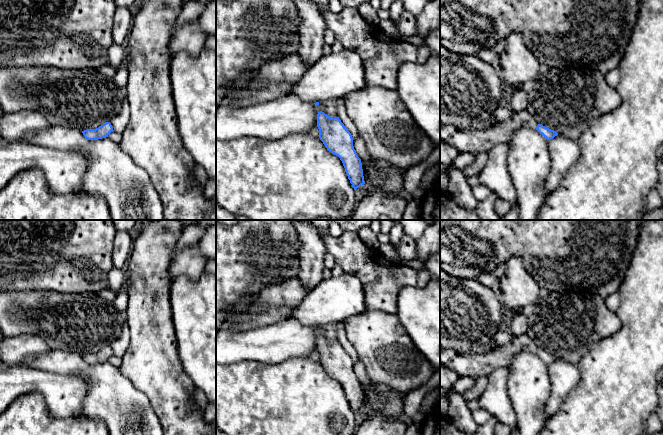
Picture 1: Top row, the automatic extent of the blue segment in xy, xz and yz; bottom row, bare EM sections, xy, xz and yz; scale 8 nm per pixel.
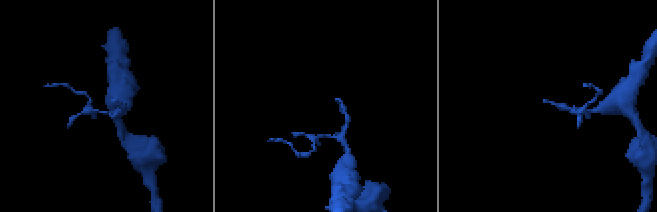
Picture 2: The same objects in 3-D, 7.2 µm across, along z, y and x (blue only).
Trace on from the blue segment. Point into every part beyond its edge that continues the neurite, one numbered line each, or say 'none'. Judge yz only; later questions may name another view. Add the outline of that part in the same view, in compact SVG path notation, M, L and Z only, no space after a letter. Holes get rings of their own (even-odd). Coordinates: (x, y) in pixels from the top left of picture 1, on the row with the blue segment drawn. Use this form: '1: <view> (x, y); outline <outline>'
1: yz (473, 141); outline M523 110L514 112L511 118L496 123L486 130L457 131L446 140L446 143L455 147L460 154L489 152L497 145L509 143L518 129L536 129L538 124L527 110Z

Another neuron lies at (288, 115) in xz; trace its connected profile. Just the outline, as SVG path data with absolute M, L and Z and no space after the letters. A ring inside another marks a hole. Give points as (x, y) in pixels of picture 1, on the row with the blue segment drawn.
M284 95L266 103L237 109L224 102L216 108L216 140L255 137L275 141L294 134L308 134L317 126L320 111L330 118L338 117L333 99L316 106L295 95Z

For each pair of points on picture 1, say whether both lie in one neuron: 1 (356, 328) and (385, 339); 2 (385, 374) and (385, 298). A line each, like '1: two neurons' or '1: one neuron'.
1: one neuron
2: two neurons

